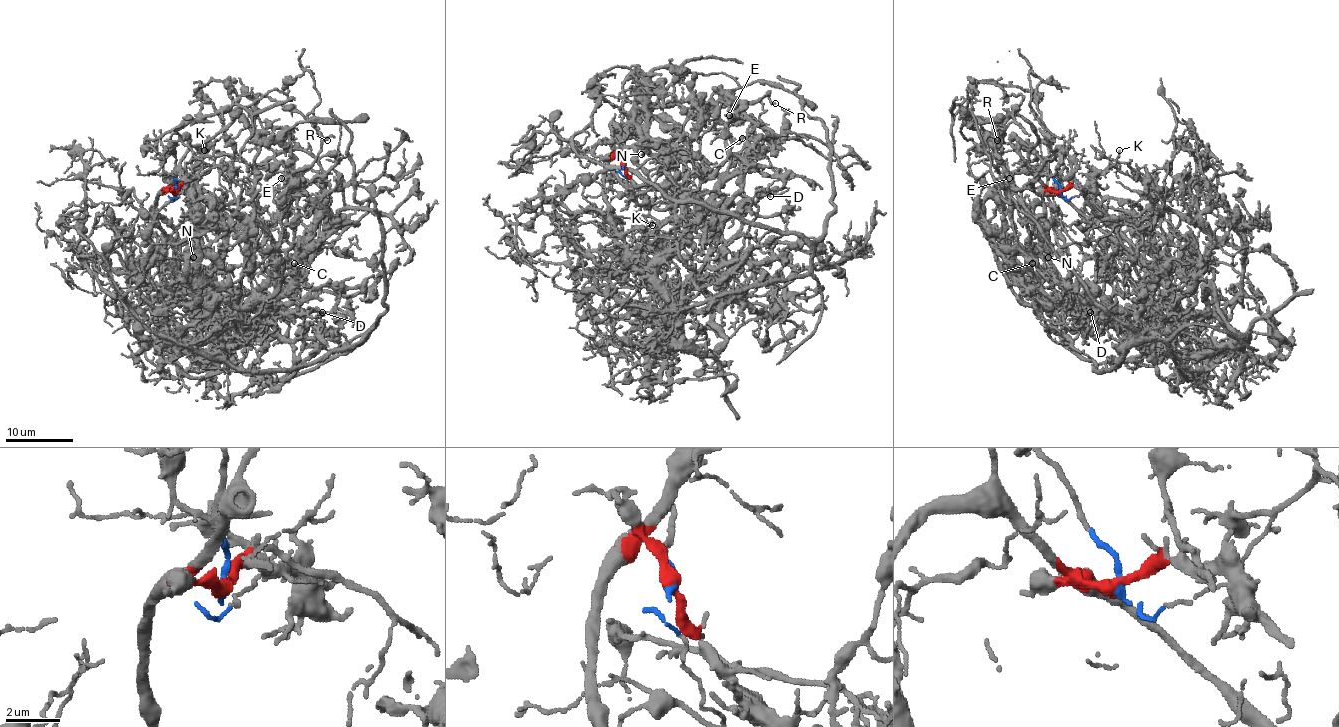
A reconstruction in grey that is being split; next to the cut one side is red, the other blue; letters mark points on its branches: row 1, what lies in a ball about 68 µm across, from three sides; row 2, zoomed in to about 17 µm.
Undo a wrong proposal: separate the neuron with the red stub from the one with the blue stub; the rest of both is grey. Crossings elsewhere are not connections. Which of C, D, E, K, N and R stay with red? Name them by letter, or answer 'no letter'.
C, D, E, N, R

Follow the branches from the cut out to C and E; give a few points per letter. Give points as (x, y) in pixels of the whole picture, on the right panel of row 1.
C: (1059, 193), (1031, 174), (1014, 172), (977, 211), (1004, 237), (1011, 262), (1018, 250), (1031, 264)
E: (1059, 193), (1033, 171), (1028, 157), (1037, 133), (1018, 115), (1011, 115), (991, 140), (1009, 177)

